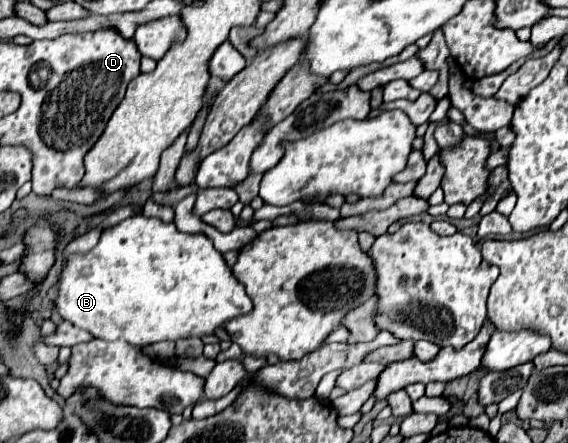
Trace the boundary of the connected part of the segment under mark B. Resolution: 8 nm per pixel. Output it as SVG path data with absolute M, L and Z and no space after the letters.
M145 216L127 218L121 224L103 230L97 246L89 252L69 254L67 264L59 274L53 304L63 320L91 332L93 340L129 342L131 346L213 334L227 320L247 314L253 308L245 288L233 278L231 268L207 236L183 234L173 224Z

